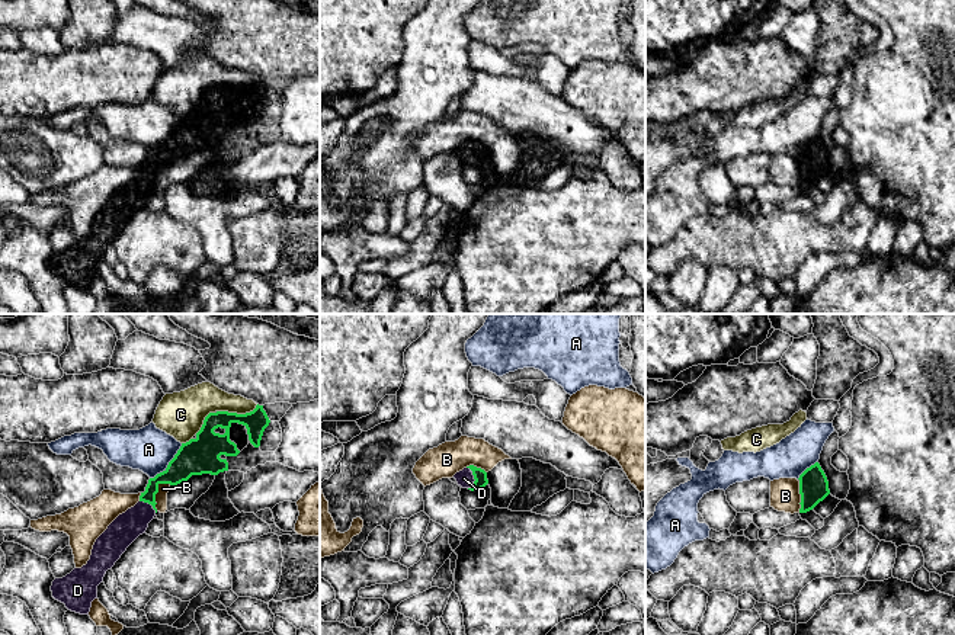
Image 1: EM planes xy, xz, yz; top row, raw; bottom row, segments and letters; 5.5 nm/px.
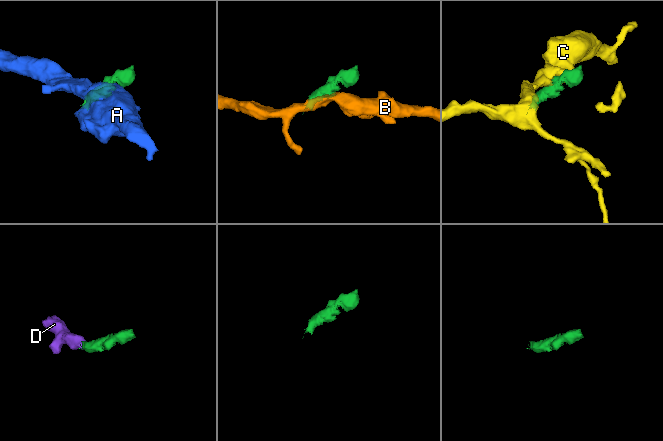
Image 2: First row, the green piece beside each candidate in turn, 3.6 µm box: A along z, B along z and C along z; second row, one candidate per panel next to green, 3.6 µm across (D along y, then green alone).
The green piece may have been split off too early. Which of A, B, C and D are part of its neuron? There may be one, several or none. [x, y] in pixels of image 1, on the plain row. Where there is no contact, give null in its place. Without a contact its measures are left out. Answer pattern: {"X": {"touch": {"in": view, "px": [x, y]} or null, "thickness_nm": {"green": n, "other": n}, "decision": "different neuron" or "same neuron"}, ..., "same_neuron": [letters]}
{"A": {"touch": {"in": "xy", "px": [169, 138]}, "thickness_nm": {"green": 200, "other": 260}, "decision": "different neuron"}, "B": {"touch": {"in": "xy", "px": [157, 166]}, "thickness_nm": {"green": 160, "other": 60}, "decision": "different neuron"}, "C": {"touch": {"in": "xy", "px": [236, 87]}, "thickness_nm": {"green": 170, "other": 190}, "decision": "different neuron"}, "D": {"touch": {"in": "xz", "px": [474, 153]}, "thickness_nm": {"green": 80, "other": 90}, "decision": "same neuron"}, "same_neuron": ["D"]}

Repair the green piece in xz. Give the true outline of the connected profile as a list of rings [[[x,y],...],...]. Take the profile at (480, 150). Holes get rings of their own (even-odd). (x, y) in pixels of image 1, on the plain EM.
[[[470,139],[454,150],[458,160],[471,166],[481,164],[488,158],[487,147],[481,142]]]

